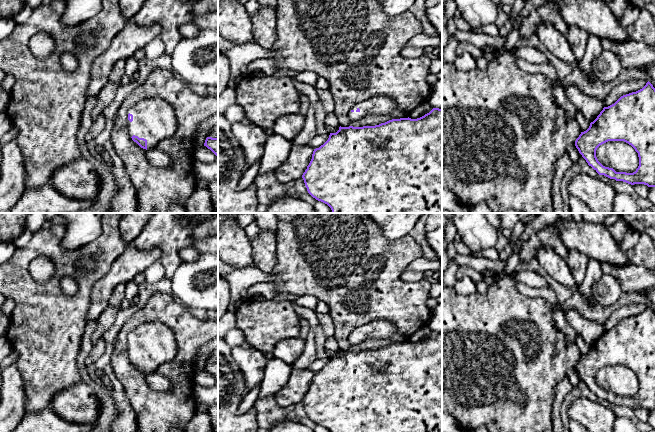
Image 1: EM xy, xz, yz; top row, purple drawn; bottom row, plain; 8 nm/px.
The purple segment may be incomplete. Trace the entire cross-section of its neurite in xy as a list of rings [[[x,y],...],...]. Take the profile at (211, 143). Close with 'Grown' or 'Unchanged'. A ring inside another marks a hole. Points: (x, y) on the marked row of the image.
[[[207,137],[204,143],[218,157],[218,138]]]. Unchanged

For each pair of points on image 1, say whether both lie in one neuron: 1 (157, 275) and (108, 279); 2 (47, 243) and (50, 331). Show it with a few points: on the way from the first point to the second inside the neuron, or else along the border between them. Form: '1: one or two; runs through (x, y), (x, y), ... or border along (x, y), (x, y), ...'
1: two; border along (156, 260), (142, 272)
2: one; runs through (59, 265), (59, 273), (50, 290), (50, 309)

